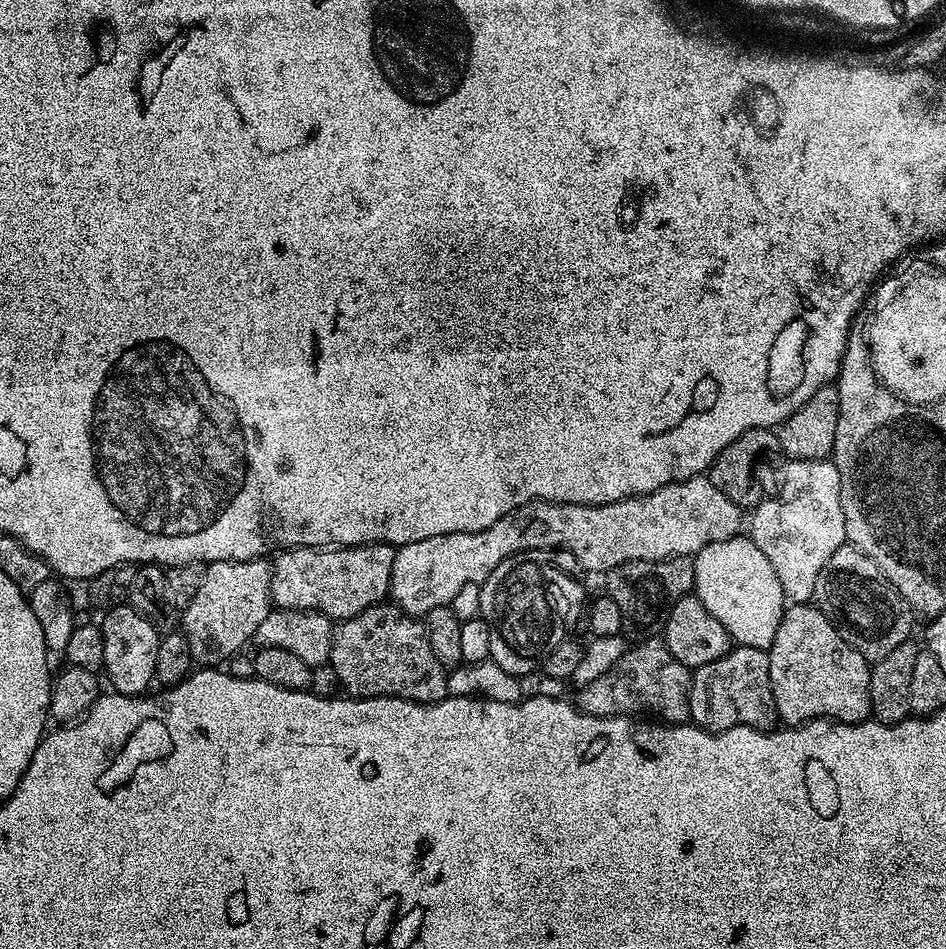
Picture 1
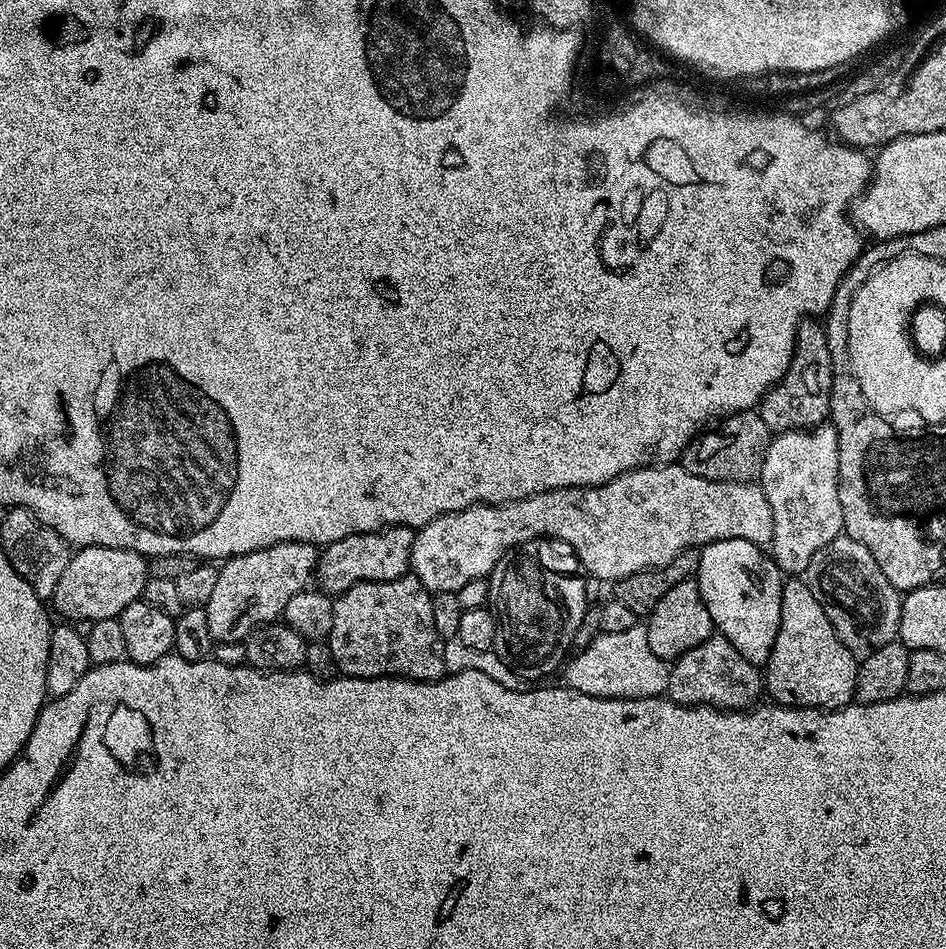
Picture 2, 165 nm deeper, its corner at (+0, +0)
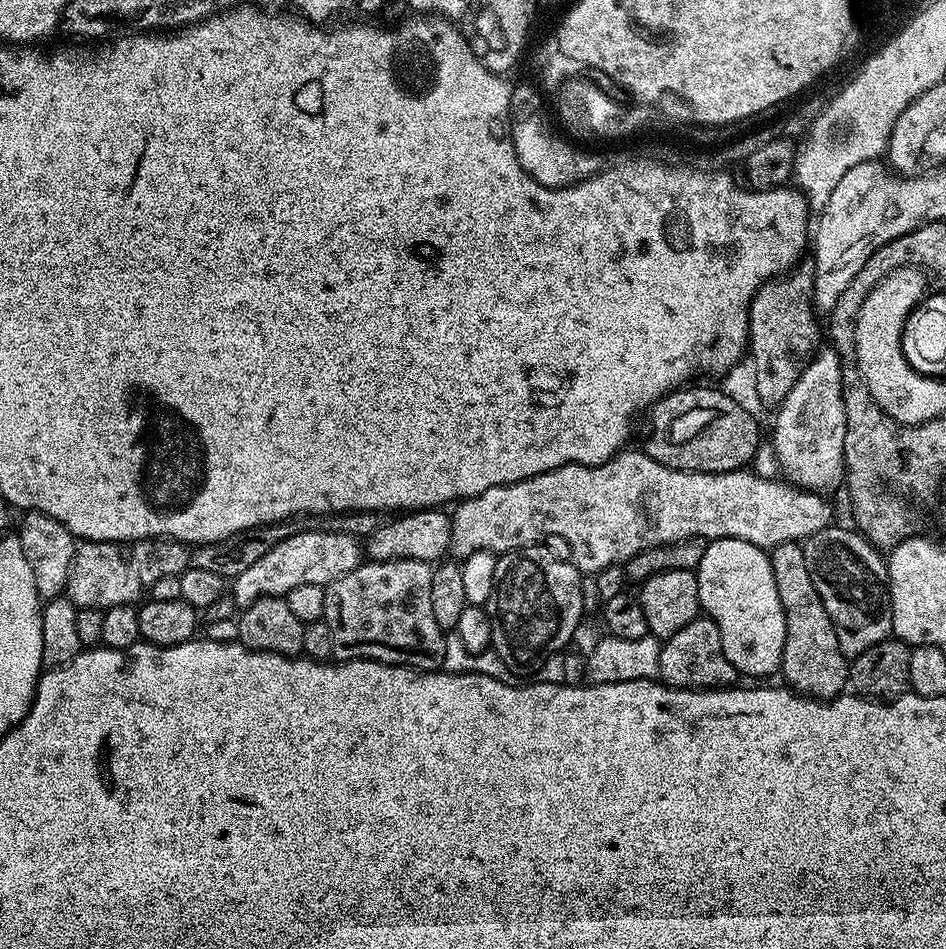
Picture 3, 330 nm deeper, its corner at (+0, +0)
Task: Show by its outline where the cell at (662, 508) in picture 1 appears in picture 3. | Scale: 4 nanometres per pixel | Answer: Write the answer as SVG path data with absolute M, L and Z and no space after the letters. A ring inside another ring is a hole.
M643 450L628 451L617 452L604 464L567 464L459 501L456 512L451 513L451 555L463 558L475 552L515 552L517 548L539 545L547 536L561 536L572 551L572 563L581 573L597 574L606 567L626 562L642 550L676 544L691 536L702 536L709 542L738 538L770 550L782 542L803 542L833 523L828 498L783 479L758 476L752 470L683 472L654 462Z

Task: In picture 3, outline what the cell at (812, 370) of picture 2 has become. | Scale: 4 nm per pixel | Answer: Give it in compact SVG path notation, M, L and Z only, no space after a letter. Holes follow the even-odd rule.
M801 259L791 272L764 281L748 307L752 380L756 383L756 396L764 404L779 406L821 347L822 324L816 321L818 312L812 303L815 269L815 259Z

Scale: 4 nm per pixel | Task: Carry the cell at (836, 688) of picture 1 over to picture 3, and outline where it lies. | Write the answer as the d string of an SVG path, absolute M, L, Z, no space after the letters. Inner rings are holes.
M782 542L770 549L770 559L774 570L774 582L778 586L778 598L782 598L782 610L786 618L786 642L782 650L782 662L779 675L784 676L783 683L793 692L817 700L830 700L849 687L849 657L838 646L838 634L832 625L830 614L826 614L826 606L822 606L822 598L818 598L818 590L814 590L814 582L810 579L810 570L806 567L804 545L800 542Z

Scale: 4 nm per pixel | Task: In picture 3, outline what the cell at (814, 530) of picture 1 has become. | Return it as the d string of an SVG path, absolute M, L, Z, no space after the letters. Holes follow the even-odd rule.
M824 346L812 357L812 361L802 370L794 390L786 394L784 401L775 409L776 425L772 428L770 447L776 451L776 462L779 471L797 488L810 492L828 494L831 488L841 487L845 479L844 447L846 446L846 406L844 405L844 383L842 366L836 349Z

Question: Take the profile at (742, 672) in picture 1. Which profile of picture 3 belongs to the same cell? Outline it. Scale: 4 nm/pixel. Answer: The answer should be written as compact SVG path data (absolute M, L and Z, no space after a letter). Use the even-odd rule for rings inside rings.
M701 614L690 626L682 626L660 645L659 679L670 688L727 688L735 685L738 673L730 666L730 658L722 654L722 634L715 619Z

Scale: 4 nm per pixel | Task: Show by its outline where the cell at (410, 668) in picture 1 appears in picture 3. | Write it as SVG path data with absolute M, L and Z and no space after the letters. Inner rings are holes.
M374 560L361 562L344 576L331 580L324 590L322 619L334 638L333 657L341 660L377 660L383 664L403 664L417 670L436 670L446 654L446 632L438 626L430 606L430 578L433 565L426 560Z

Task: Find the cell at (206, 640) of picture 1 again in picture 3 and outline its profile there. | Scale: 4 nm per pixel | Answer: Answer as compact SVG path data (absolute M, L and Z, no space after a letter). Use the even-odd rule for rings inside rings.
M304 532L294 534L277 545L238 574L230 584L230 596L237 605L253 604L263 596L287 597L294 586L323 584L344 576L362 562L362 544L355 536L346 533Z

